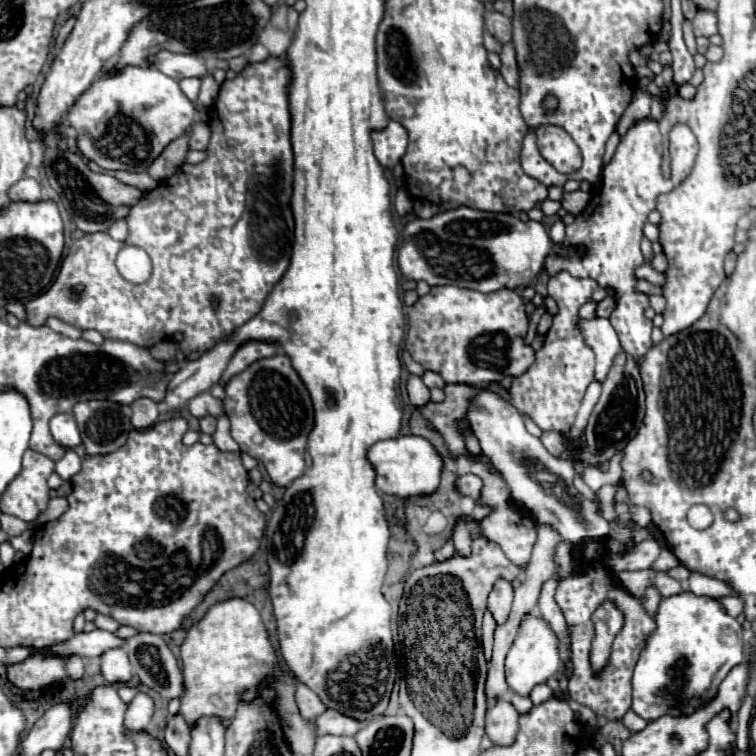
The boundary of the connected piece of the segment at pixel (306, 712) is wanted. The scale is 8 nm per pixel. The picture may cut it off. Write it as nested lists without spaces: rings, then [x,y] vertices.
[[[299,683],[297,685],[297,705],[299,711],[305,719],[315,719],[317,715],[321,715],[327,707],[323,705],[323,701],[319,699],[319,695],[315,695],[307,685]]]

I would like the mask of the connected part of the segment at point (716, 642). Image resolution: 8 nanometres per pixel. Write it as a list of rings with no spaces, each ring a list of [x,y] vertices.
[[[681,593],[675,597],[667,597],[661,601],[657,617],[655,617],[657,629],[649,635],[641,657],[633,669],[633,705],[631,709],[651,721],[661,715],[687,715],[695,711],[697,707],[705,705],[717,695],[719,683],[725,679],[725,675],[743,661],[745,653],[745,641],[743,641],[743,629],[737,619],[729,617],[725,609],[721,607],[721,601],[715,601],[711,597],[697,597],[693,593]]]

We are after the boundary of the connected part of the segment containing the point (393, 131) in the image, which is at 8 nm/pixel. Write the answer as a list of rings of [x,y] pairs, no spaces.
[[[389,121],[387,129],[383,131],[373,131],[371,139],[373,139],[373,153],[385,169],[393,169],[405,155],[407,131],[397,121]]]

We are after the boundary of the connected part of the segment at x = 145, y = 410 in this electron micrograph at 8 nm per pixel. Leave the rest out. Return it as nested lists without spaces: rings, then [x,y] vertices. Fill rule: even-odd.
[[[139,399],[131,405],[131,409],[133,409],[131,423],[135,429],[147,429],[155,425],[159,419],[159,405],[151,399]]]

